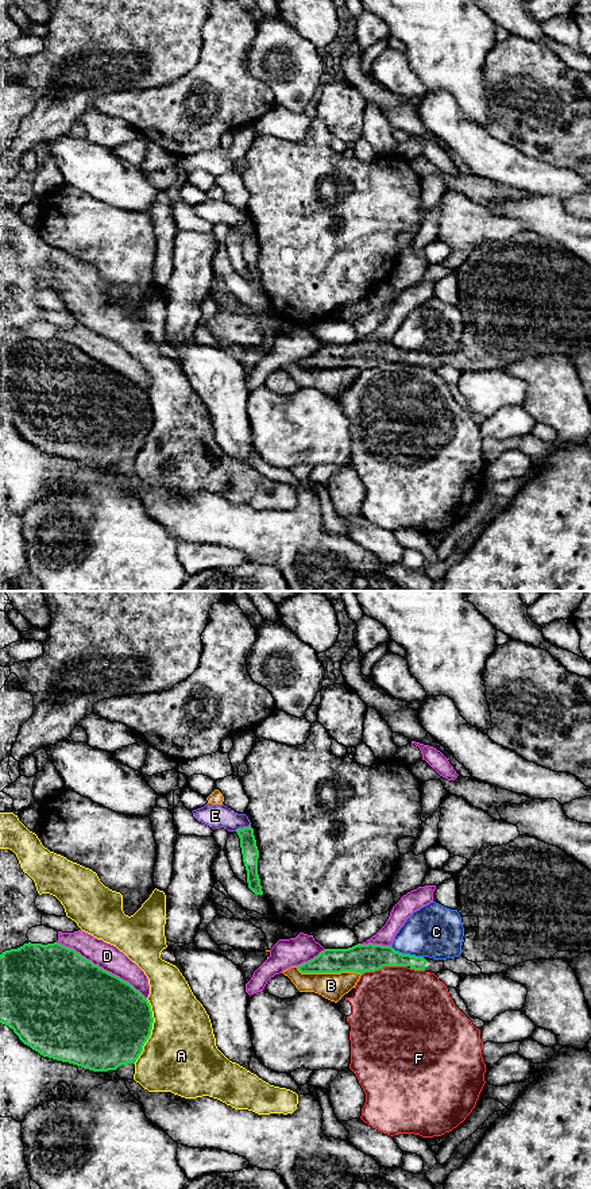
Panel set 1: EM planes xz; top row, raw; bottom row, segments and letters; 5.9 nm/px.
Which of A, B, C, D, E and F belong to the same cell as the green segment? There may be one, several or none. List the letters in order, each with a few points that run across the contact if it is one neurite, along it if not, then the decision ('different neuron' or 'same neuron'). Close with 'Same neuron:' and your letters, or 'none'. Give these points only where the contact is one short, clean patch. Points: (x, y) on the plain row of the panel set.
A: different neuron
B: line xz (296, 362), (301, 367), (358, 367), (360, 370); different neuron
C: different neuron
D: different neuron
E: line xz (250, 220), (235, 226); different neuron
F: different neuron
Same neuron: none

